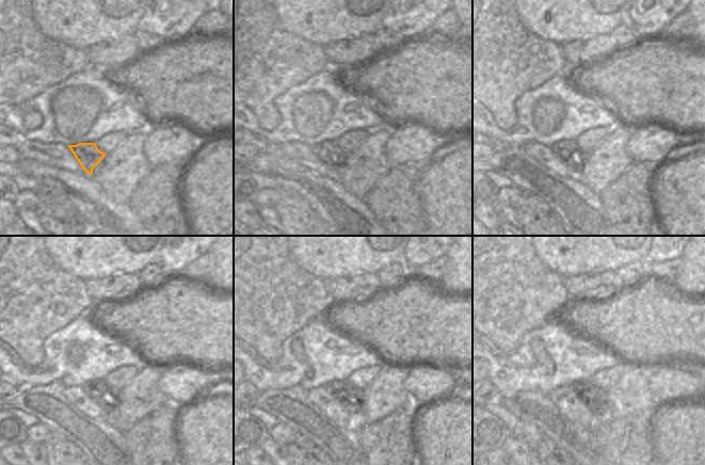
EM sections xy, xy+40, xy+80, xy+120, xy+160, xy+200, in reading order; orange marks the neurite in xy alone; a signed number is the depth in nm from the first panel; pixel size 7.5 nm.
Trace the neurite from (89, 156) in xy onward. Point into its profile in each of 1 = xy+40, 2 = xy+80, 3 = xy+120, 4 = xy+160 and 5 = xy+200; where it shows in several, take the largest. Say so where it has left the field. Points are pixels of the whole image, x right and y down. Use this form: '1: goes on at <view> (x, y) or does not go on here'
1: goes on at xy+40 (327, 151)
2: goes on at xy+80 (569, 150)
3: goes on at xy+120 (95, 388)
4: goes on at xy+160 (340, 389)
5: goes on at xy+200 (596, 395)

